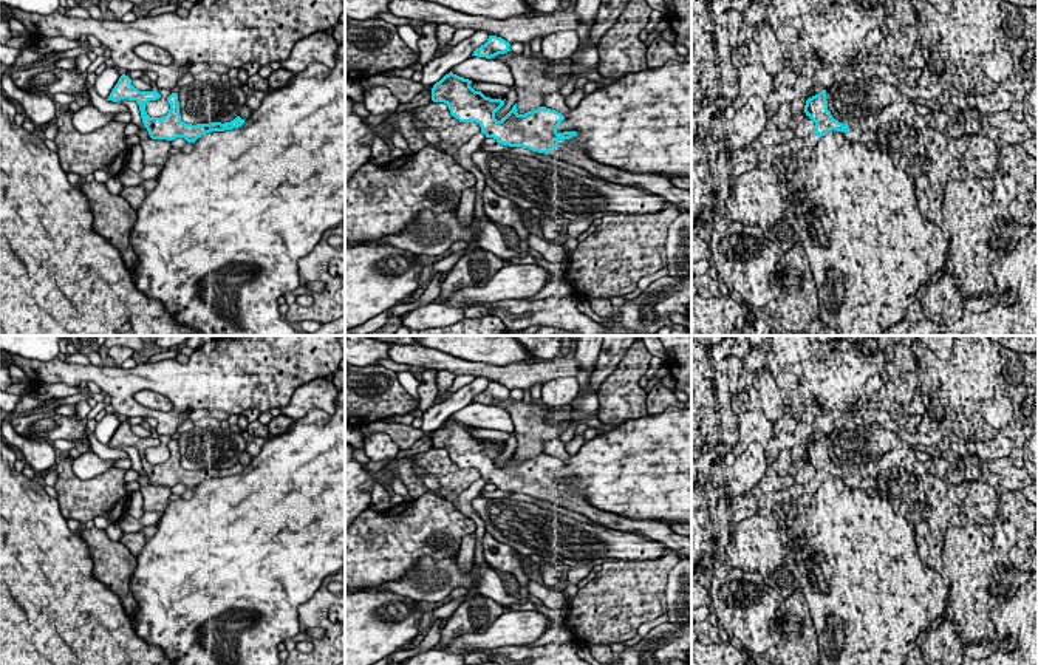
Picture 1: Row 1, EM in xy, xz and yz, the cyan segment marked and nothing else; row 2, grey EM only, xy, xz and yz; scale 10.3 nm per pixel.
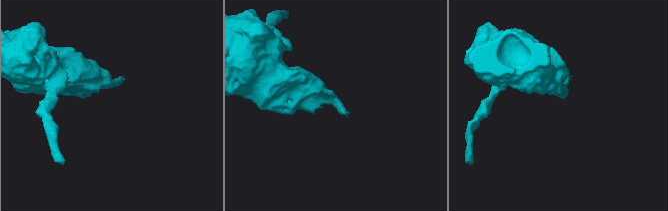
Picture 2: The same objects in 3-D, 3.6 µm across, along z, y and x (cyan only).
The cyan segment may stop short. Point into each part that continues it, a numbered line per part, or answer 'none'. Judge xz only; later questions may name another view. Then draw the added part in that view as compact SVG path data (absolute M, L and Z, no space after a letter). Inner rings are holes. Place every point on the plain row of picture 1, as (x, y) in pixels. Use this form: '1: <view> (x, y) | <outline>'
1: xz (658, 531) | M558 486L558 492L549 496L549 503L582 513L603 527L645 535L654 541L662 541L668 549L691 560L691 538L673 532L671 526L662 521L633 520L619 513L600 510L583 495L572 492L569 486Z

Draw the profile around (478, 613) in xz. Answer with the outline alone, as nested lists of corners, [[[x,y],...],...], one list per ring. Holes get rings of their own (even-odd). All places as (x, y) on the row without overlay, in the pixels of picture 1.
[[[481,594],[473,595],[472,598],[463,602],[447,620],[441,633],[441,640],[435,648],[446,651],[446,645],[452,639],[469,631],[484,631],[504,612],[504,606],[495,600]]]

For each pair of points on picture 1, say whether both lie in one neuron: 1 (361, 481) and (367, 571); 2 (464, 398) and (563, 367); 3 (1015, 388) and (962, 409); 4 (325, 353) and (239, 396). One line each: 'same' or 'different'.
1: different
2: different
3: same
4: same

